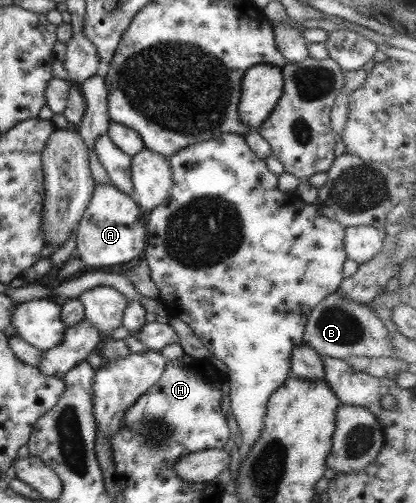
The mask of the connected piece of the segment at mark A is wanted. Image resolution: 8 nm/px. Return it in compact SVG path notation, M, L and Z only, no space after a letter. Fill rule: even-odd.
M110 182L95 185L91 200L76 226L77 258L87 268L95 270L140 259L147 241L145 216L129 195L119 192Z

